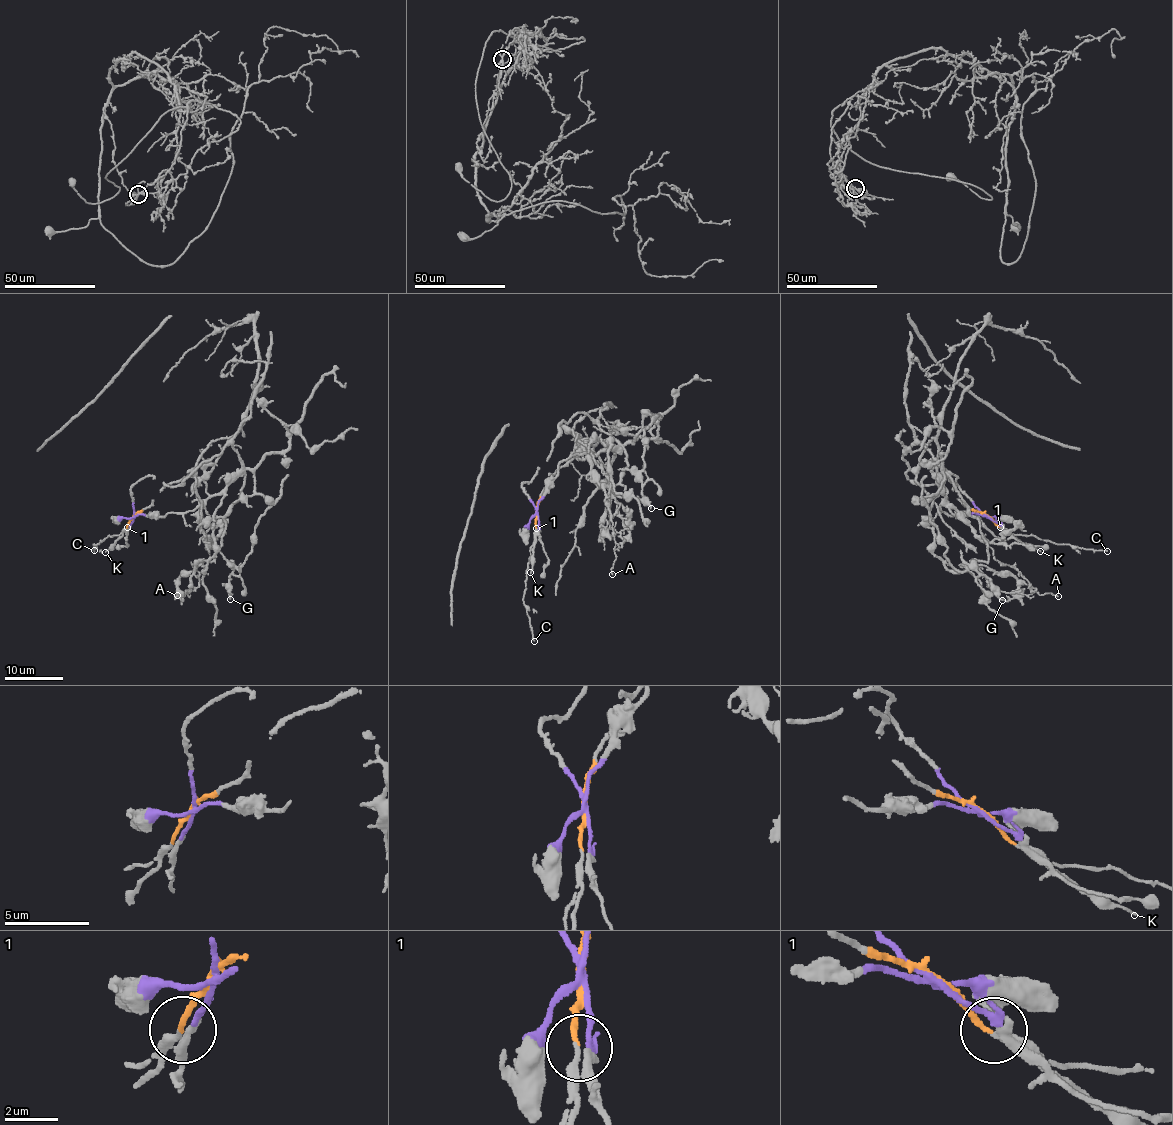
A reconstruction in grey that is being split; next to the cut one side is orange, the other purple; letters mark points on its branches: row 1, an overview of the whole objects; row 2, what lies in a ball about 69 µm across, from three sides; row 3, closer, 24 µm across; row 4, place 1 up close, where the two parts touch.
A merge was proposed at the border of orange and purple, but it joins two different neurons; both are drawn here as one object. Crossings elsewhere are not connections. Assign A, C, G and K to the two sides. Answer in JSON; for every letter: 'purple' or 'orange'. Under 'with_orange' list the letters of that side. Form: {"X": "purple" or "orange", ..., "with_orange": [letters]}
{"A": "purple", "C": "orange", "G": "purple", "K": "orange", "with_orange": ["C", "K"]}

